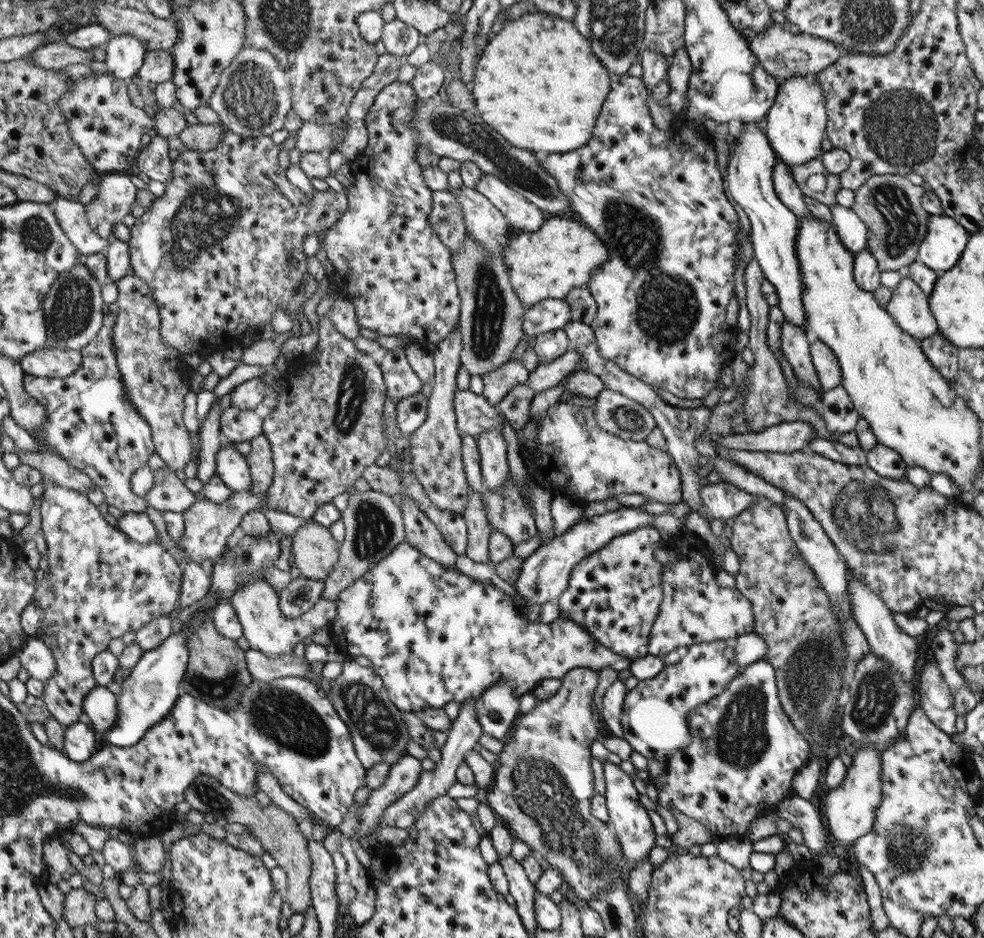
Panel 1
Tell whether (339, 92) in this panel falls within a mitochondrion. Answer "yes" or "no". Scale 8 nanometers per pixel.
no

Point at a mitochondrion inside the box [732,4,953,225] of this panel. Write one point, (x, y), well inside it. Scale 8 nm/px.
(901, 124)

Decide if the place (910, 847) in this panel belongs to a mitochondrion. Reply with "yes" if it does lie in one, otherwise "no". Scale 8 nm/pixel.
yes

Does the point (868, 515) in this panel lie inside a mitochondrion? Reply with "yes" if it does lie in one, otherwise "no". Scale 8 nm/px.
yes

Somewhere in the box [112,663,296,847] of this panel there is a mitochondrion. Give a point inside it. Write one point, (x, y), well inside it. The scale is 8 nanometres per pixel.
(209, 794)

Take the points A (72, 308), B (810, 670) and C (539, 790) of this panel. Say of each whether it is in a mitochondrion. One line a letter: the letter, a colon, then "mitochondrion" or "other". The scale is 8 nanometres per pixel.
A: mitochondrion
B: mitochondrion
C: mitochondrion

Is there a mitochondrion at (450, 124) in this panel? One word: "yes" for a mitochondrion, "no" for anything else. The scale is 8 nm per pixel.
yes

